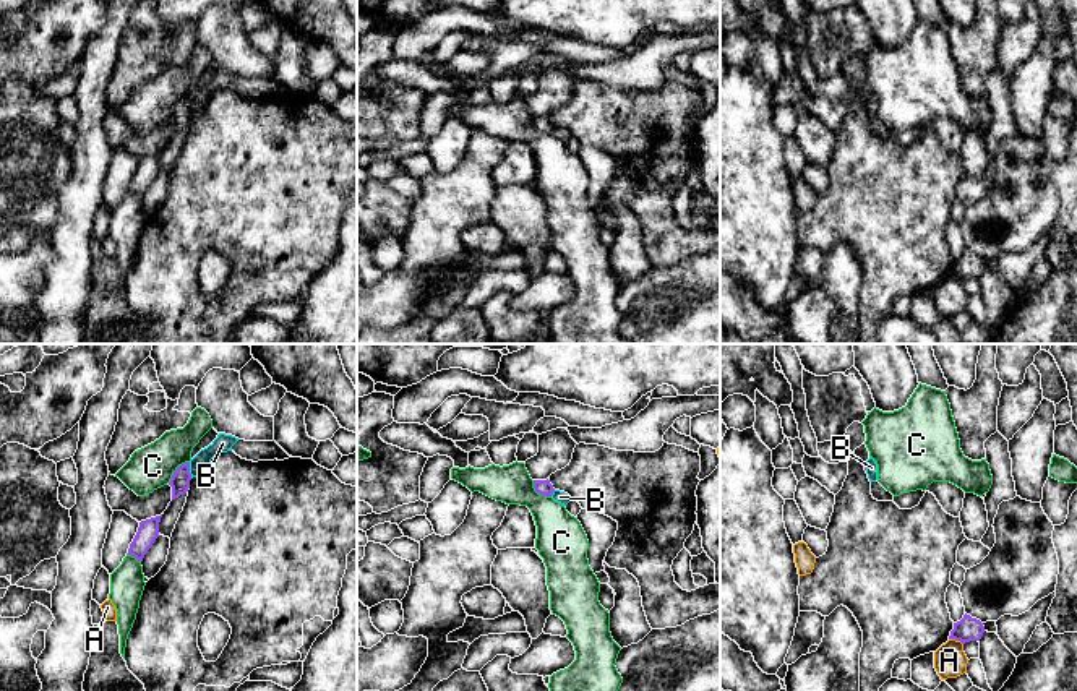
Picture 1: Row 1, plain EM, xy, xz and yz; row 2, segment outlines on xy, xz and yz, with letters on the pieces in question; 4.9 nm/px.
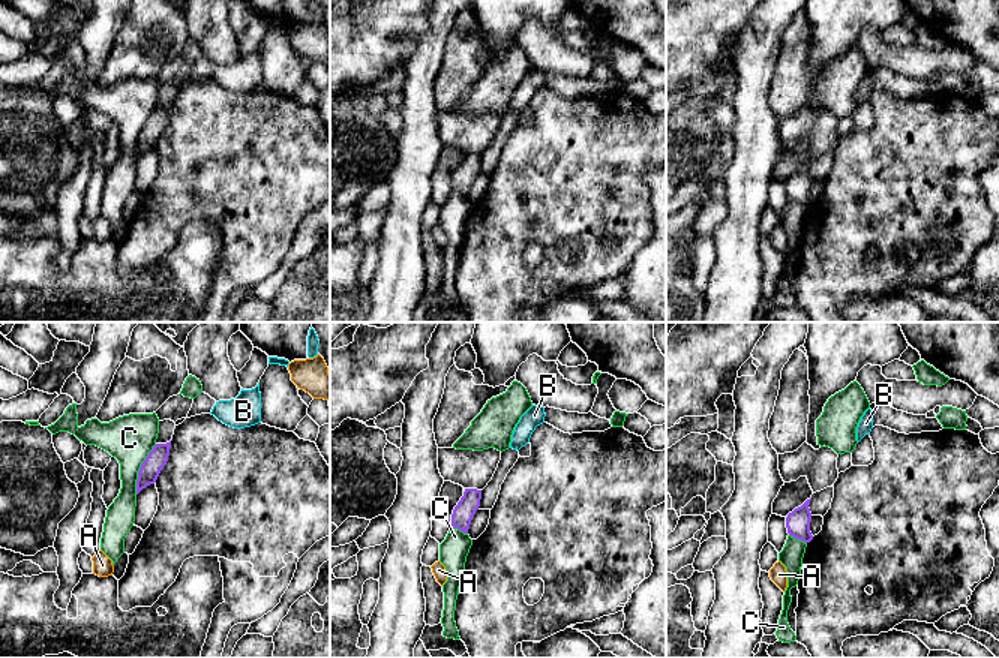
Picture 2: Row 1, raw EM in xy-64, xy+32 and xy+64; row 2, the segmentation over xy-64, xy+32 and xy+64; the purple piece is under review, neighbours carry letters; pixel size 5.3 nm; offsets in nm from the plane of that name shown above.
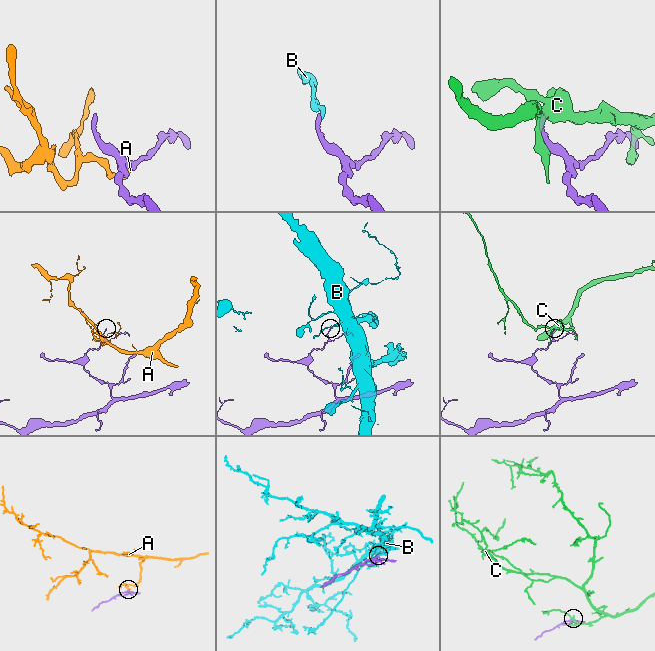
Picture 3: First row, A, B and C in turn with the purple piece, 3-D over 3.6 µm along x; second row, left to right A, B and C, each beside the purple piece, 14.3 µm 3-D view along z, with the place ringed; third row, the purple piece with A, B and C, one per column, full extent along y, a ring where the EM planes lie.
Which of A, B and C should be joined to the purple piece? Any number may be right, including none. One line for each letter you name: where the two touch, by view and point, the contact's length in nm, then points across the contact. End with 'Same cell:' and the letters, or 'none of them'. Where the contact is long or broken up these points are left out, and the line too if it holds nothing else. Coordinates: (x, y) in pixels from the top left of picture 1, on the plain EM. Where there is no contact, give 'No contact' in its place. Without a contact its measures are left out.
Same cell: none of them

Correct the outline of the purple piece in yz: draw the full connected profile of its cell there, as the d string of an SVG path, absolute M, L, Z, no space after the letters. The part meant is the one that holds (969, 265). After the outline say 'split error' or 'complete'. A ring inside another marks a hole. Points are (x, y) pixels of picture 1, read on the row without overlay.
M963 251L963 255L954 260L949 276L960 277L962 281L970 277L980 277L985 269L985 263L980 256Z | complete

